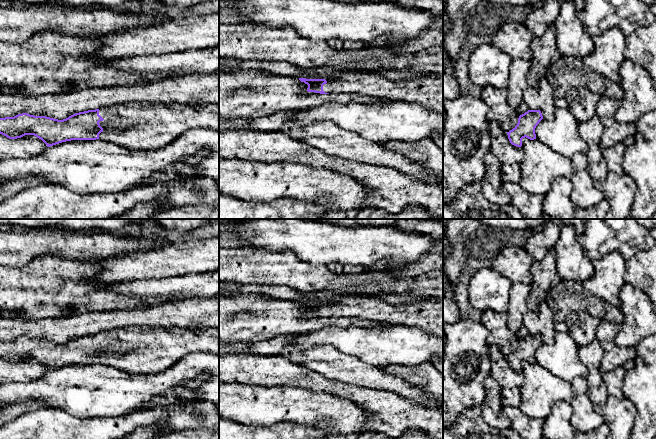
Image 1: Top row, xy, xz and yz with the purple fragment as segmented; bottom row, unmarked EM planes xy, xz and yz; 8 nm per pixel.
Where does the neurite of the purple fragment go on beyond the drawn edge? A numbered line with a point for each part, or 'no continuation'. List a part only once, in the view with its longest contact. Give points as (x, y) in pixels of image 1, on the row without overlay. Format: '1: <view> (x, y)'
1: xy (144, 349)

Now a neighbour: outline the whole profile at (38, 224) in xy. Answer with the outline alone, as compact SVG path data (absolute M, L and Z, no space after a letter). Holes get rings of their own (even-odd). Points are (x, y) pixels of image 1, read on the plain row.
M0 219L0 225L18 225L35 230L73 232L122 232L130 225L142 226L146 219Z

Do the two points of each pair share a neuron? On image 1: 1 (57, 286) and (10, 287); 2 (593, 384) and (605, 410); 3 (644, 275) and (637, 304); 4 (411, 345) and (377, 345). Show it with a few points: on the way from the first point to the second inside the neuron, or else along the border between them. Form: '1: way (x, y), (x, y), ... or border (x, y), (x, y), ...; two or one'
1: way (45, 287), (22, 287); one
2: border (606, 395), (606, 400), (596, 407); two
3: border (626, 281), (638, 287), (645, 294); two
4: way (403, 345), (385, 345); one

